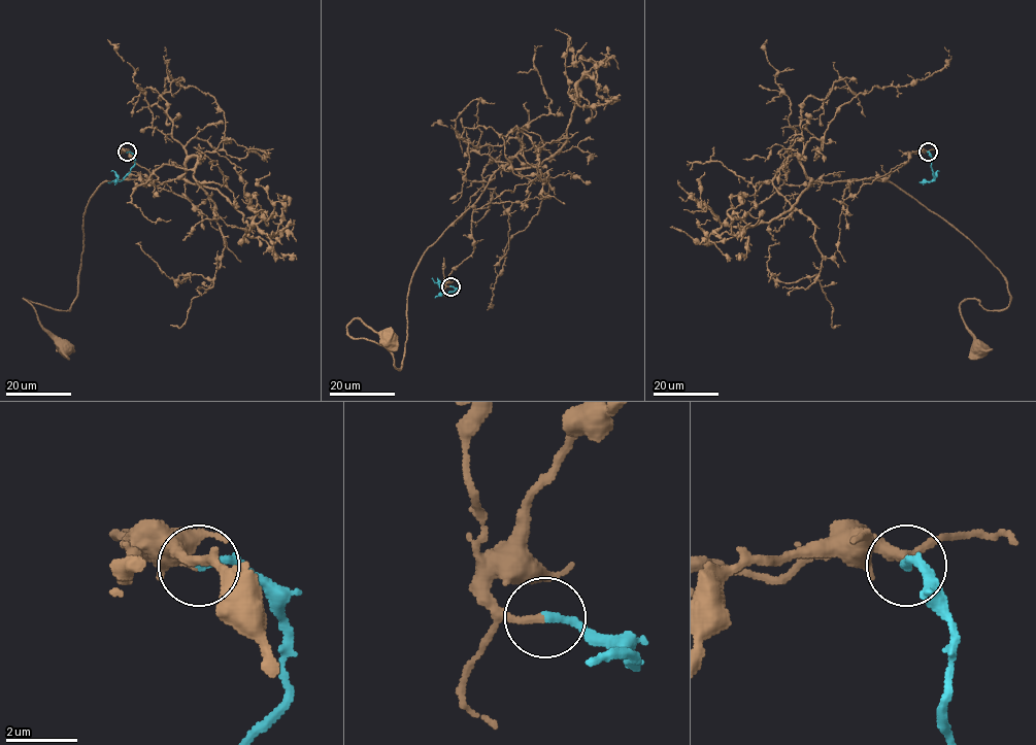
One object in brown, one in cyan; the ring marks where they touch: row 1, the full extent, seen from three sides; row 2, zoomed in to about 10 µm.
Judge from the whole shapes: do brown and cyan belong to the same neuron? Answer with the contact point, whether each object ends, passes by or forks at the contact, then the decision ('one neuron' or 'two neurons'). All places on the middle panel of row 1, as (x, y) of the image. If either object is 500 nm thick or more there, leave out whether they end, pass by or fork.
at (450, 286); brown ends there; cyan ends there; one neuron

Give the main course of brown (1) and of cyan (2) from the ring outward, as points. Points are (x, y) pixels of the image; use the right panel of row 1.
1: (927, 151), (912, 151), (888, 177), (848, 180), (889, 180), (1000, 271), (1009, 305), (960, 305), (978, 348)
2: (927, 151), (935, 179), (918, 182)

